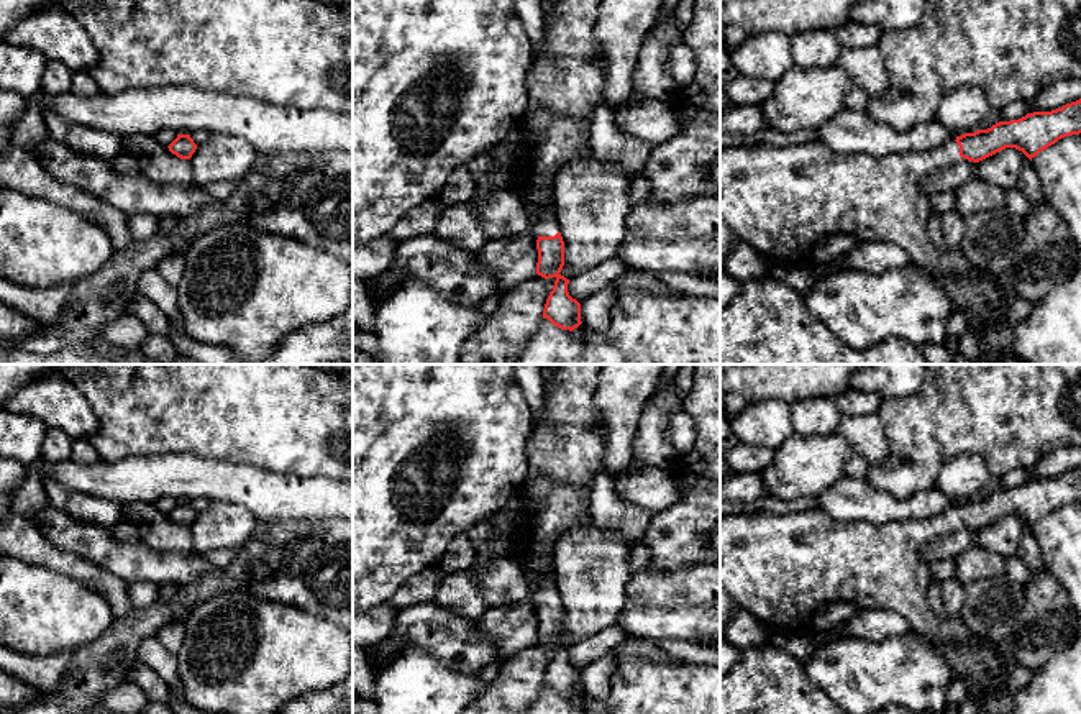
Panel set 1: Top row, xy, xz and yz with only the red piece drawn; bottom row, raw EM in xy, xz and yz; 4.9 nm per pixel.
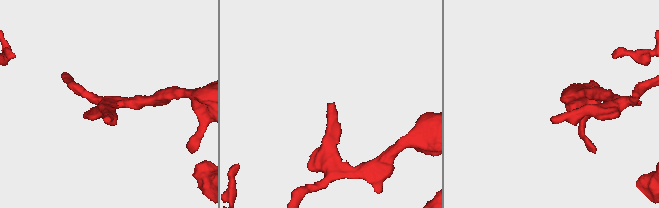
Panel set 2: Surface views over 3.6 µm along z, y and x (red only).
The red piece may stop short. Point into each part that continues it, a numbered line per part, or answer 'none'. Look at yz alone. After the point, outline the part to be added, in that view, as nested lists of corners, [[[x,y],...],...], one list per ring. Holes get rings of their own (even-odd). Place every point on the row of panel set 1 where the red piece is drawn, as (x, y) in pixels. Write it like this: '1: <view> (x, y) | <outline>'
1: yz (783, 201) | [[[819,140],[786,146],[723,146],[720,148],[720,220],[743,241],[750,243],[774,272],[810,263],[812,249],[823,236],[843,233],[864,243],[894,243],[907,251],[917,268],[971,279],[974,277],[973,266],[961,251],[943,253],[932,245],[927,235],[930,200],[920,189],[922,181],[932,171],[958,159],[961,156],[955,140],[932,151],[905,151],[884,156],[840,154]]]

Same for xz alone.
1: xz (543, 224) | [[[525,118],[520,121],[520,128],[522,128],[520,131],[522,159],[518,162],[518,172],[513,181],[512,190],[518,195],[520,205],[523,205],[528,212],[530,228],[538,236],[554,236],[559,231],[554,208],[538,212],[530,205],[530,199],[527,197],[527,190],[533,182],[533,164],[535,164],[533,146],[536,143],[536,136],[533,131],[528,130]]]

